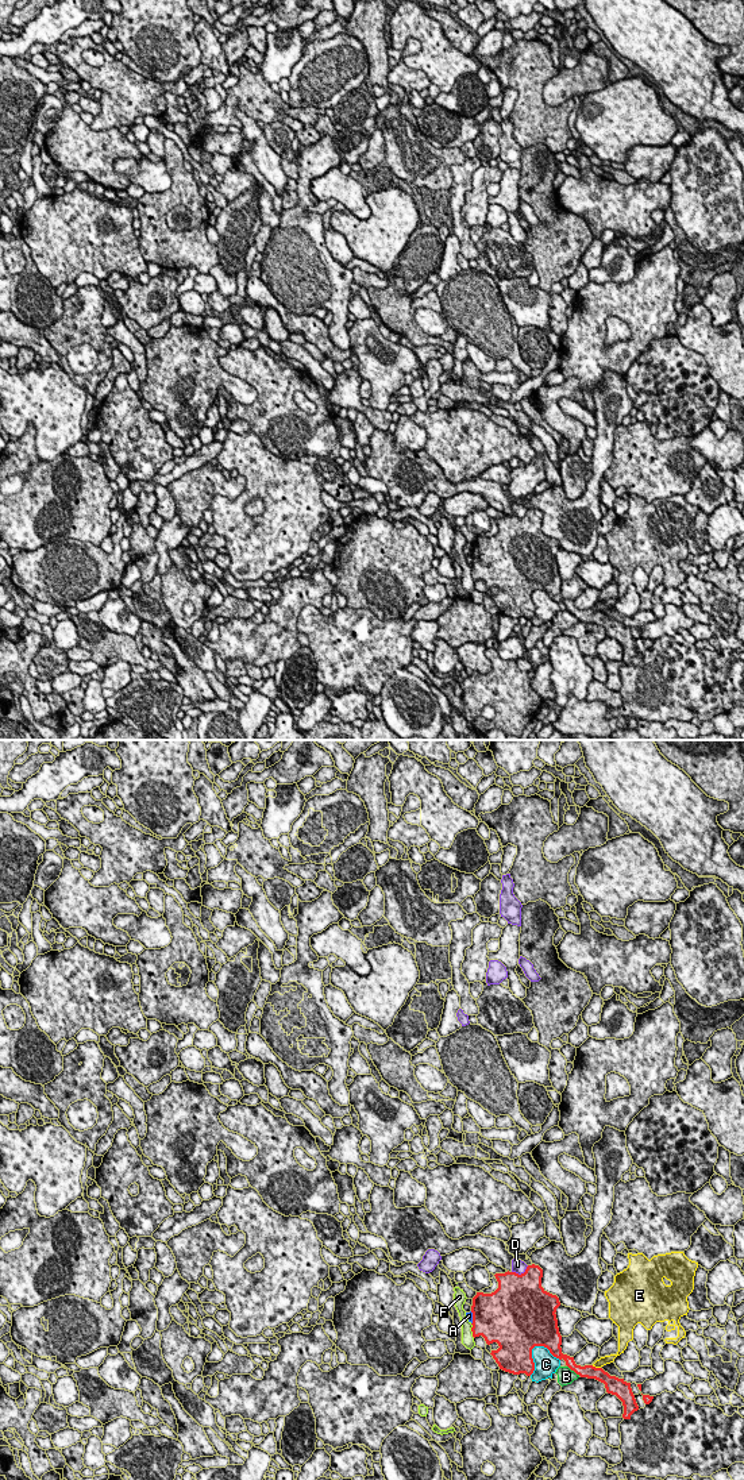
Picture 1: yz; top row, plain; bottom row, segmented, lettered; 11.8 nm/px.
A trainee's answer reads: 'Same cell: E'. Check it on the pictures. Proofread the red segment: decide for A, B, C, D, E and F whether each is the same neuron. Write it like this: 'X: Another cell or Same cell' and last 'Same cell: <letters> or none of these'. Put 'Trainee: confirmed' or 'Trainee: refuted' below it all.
A: Another cell
B: Another cell
C: Another cell
D: Another cell
E: Another cell
F: Another cell
Same cell: none of these
Trainee: refuted

